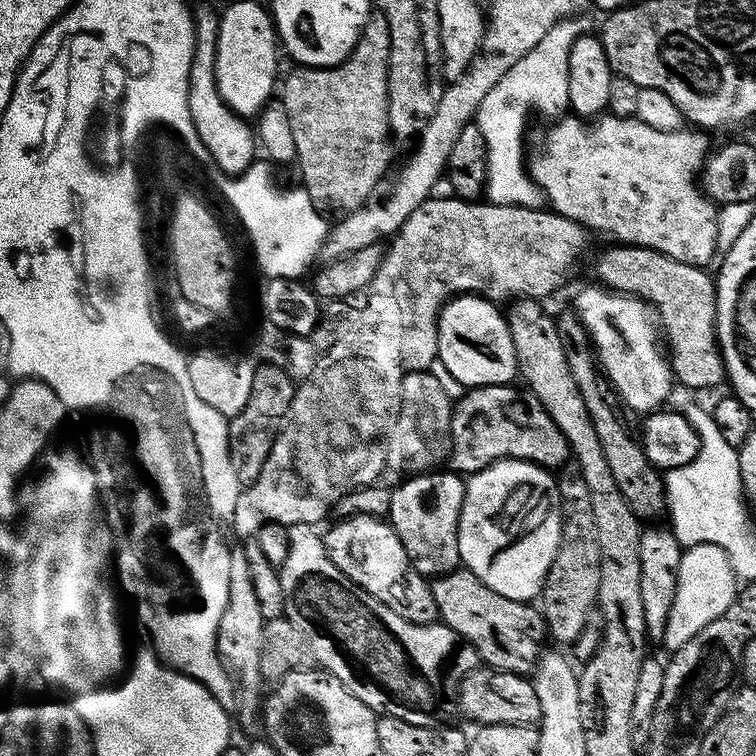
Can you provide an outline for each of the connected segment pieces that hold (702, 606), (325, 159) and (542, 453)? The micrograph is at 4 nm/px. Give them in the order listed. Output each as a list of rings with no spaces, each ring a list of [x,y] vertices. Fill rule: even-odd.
[[[695,544],[684,549],[682,562],[678,566],[678,578],[674,590],[674,606],[670,606],[670,614],[664,638],[663,647],[675,650],[686,646],[702,626],[710,626],[718,614],[726,614],[730,602],[734,602],[738,591],[734,561],[728,557],[726,550],[717,544]]]
[[[372,10],[369,11],[368,21],[354,46],[354,50],[346,57],[341,64],[335,64],[329,68],[305,68],[303,66],[293,67],[293,72],[288,77],[283,77],[278,88],[278,99],[285,107],[287,121],[290,122],[291,133],[294,134],[294,147],[296,149],[295,163],[300,164],[300,176],[302,187],[308,192],[312,205],[325,214],[340,212],[336,214],[347,214],[353,212],[355,208],[369,203],[372,191],[376,188],[376,183],[388,172],[388,167],[392,164],[392,144],[394,137],[390,126],[390,114],[388,113],[388,63],[390,62],[390,22],[386,22],[386,14]]]
[[[482,384],[472,386],[464,396],[455,401],[452,410],[449,434],[451,436],[450,464],[451,471],[461,474],[480,472],[500,460],[528,460],[532,464],[541,464],[549,470],[559,469],[570,460],[570,449],[562,430],[550,418],[550,414],[538,402],[534,393],[521,390],[512,384]]]

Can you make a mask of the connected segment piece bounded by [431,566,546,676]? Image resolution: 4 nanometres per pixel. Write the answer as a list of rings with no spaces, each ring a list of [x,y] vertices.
[[[463,566],[435,577],[431,585],[439,619],[450,625],[467,644],[475,646],[487,667],[519,676],[528,676],[535,669],[546,641],[545,622],[539,607],[506,598],[498,594],[498,590],[490,590],[482,578]]]

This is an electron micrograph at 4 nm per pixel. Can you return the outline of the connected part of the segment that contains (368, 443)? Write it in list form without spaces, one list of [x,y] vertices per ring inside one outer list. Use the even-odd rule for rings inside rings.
[[[436,194],[423,200],[418,206],[418,210],[414,210],[414,214],[410,214],[410,218],[406,218],[406,222],[401,226],[400,231],[391,237],[390,243],[392,245],[390,243],[387,245],[386,255],[383,262],[380,263],[378,274],[374,274],[374,278],[370,278],[370,282],[366,286],[362,286],[362,290],[358,290],[353,296],[345,296],[343,300],[335,305],[336,318],[334,318],[334,325],[337,332],[337,342],[331,347],[328,355],[319,357],[317,368],[312,375],[301,381],[295,389],[287,419],[281,430],[278,431],[269,457],[266,458],[265,465],[262,466],[261,474],[258,475],[252,485],[241,491],[240,498],[236,503],[236,513],[230,522],[231,531],[235,535],[237,532],[240,536],[255,537],[263,524],[319,525],[319,520],[333,511],[335,503],[343,495],[348,495],[359,488],[375,485],[380,480],[379,476],[383,474],[384,468],[386,469],[388,464],[388,440],[402,407],[401,388],[403,379],[406,378],[408,372],[422,372],[431,369],[433,367],[431,365],[432,360],[434,364],[437,359],[438,326],[436,324],[440,321],[440,311],[443,310],[444,305],[457,294],[475,294],[493,302],[501,302],[500,300],[508,302],[513,298],[523,296],[545,298],[544,296],[550,295],[571,274],[572,267],[575,266],[576,259],[580,256],[580,251],[587,246],[588,239],[590,239],[589,233],[580,225],[551,210],[540,212],[539,207],[523,208],[517,204],[473,202],[453,198],[451,195],[448,196]]]

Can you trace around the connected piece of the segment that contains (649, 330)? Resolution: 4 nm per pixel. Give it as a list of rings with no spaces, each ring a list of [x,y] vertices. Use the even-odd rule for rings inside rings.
[[[603,286],[595,287],[584,288],[577,294],[574,311],[591,334],[596,355],[625,405],[630,406],[633,413],[655,412],[671,394],[674,385],[672,365],[658,339],[657,317],[643,300]]]

